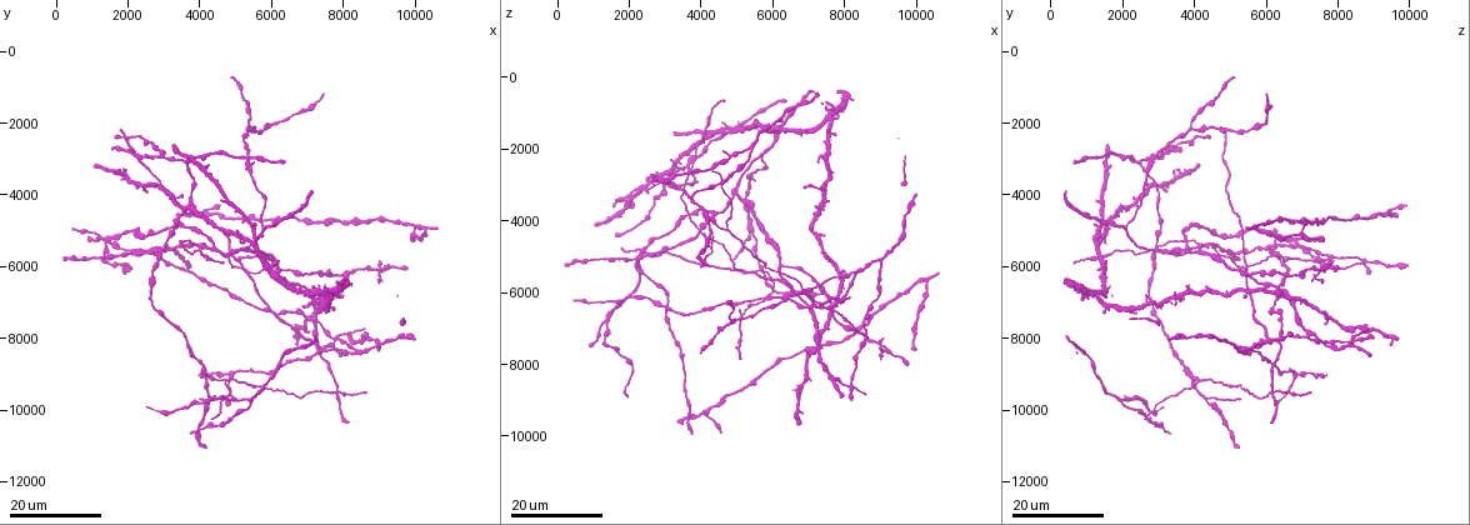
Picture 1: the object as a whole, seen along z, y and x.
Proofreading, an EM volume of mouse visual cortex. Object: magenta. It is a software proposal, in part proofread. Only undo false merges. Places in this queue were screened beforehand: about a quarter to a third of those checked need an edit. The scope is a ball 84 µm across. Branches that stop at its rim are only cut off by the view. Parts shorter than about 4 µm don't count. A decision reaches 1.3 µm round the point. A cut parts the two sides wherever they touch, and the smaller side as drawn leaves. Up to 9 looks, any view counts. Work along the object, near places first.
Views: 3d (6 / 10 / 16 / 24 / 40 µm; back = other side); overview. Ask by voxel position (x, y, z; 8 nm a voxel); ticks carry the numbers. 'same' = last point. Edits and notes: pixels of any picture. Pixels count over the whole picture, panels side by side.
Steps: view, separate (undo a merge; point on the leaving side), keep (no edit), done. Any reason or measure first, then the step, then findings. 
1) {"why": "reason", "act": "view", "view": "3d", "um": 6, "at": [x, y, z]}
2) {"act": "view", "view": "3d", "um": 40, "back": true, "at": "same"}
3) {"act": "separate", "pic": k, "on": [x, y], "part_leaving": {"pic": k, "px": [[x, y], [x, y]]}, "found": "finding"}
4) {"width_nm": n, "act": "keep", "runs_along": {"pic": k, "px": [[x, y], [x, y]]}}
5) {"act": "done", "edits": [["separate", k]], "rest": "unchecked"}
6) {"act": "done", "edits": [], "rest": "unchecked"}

{"why": "four-way junction", "act": "view", "view": "3d", "um": 24, "at": [4000, 5400, 4400]}

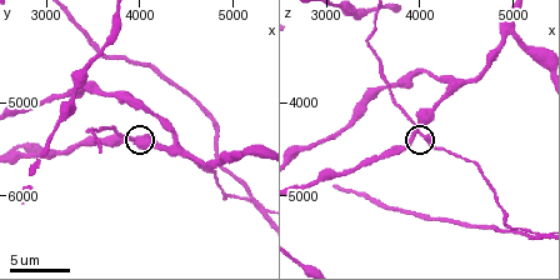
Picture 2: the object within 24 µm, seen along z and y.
{"act": "view", "view": "3d", "um": 10, "at": "same"}

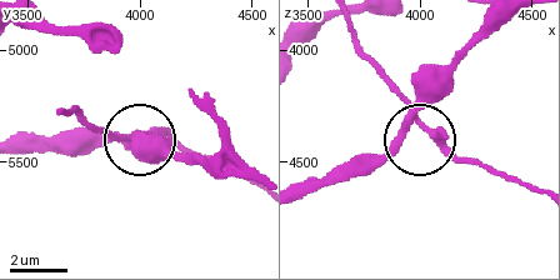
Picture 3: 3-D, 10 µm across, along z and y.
{"act": "view", "view": "3d", "um": 10, "back": true, "at": "same"}

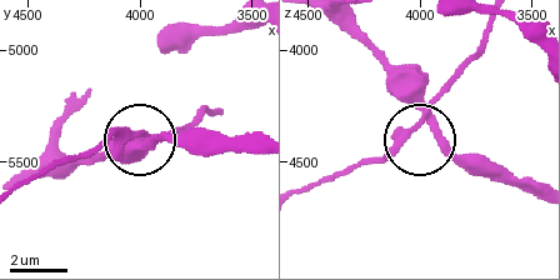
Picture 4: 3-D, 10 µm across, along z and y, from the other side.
{"arms": 4, "act": "separate", "pic": 4, "on": [394, 138], "part_leaving": {"pic": 4, "px": [[426, 113], [379, 158], [306, 184]]}, "found": "a second neuron is stuck on"}

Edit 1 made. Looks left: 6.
{"act": "view", "view": "overview"}

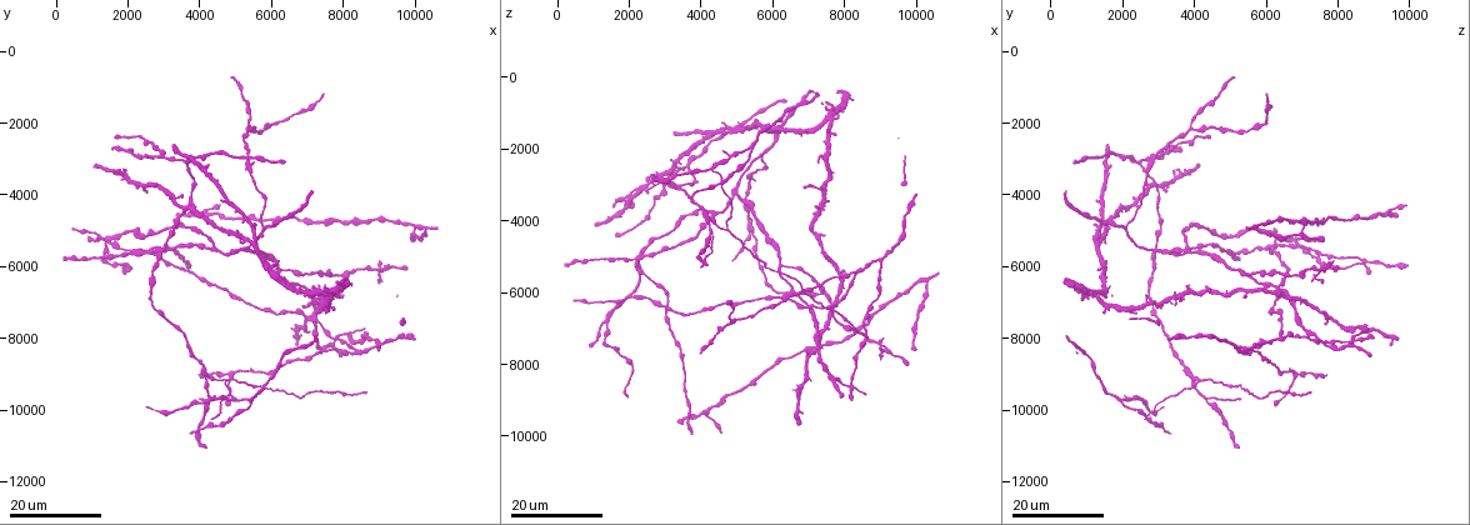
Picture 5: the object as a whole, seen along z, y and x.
{"why": "thin arm on a thick one", "act": "view", "view": "3d", "um": 24, "at": [4200, 9000, 3900]}

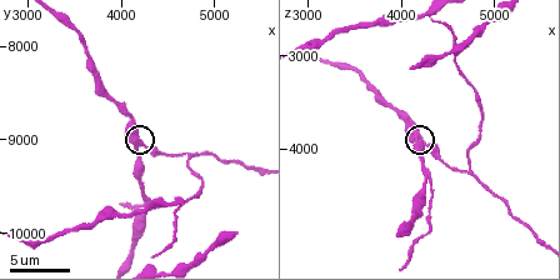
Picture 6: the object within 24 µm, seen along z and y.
{"why": "closer look", "act": "view", "view": "3d", "um": 10, "at": "same"}

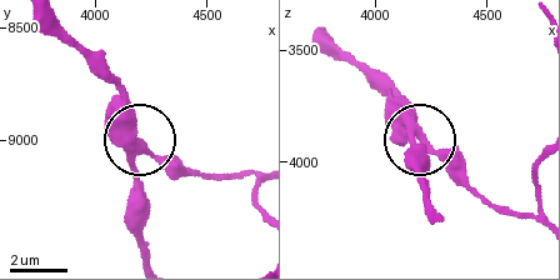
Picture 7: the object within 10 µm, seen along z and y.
{"side_arm_um": 22, "act": "separate", "pic": 7, "on": [159, 156], "part_leaving": {"pic": 7, "px": [[411, 129], [488, 201], [538, 215]]}, "found": "a second neuron is stuck on"}

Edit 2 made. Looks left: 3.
{"why": "see it whole again", "act": "view", "view": "overview"}

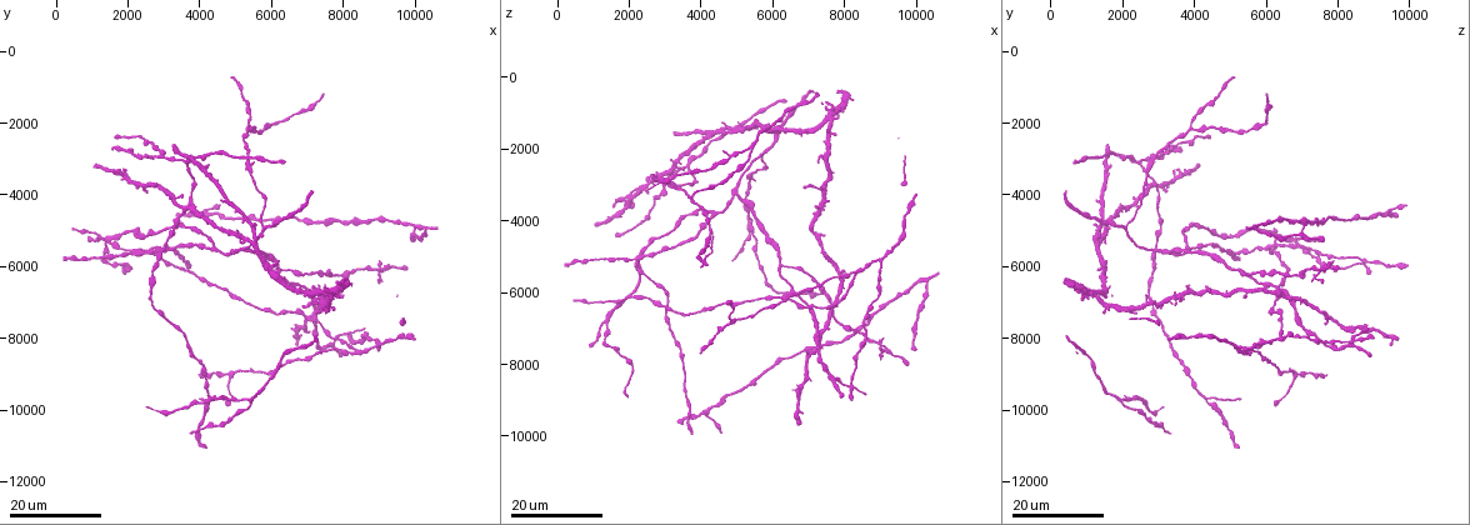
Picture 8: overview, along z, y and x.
{"why": "two arms in line, one across", "act": "view", "view": "3d", "um": 16, "at": [4200, 9700, 4300]}

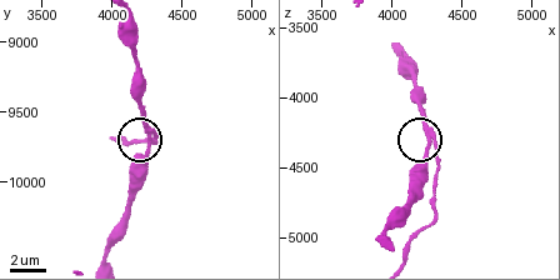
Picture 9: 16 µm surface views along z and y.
{"why": "zoom in", "act": "view", "view": "3d", "um": 10, "at": [4280, 9700, 4320]}

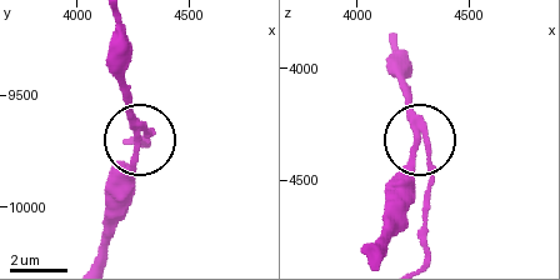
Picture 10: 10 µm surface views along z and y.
{"arms": 3, "act": "separate", "pic": 10, "on": [153, 136], "part_leaving": {"pic": 10, "px": [[420, 124], [426, 143], [424, 258]]}, "found": "two neurons meet here"}

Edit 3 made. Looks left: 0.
{"act": "done", "edits": [["separate", 4], ["separate", 7], ["separate", 10]], "rest": "unchecked"}

